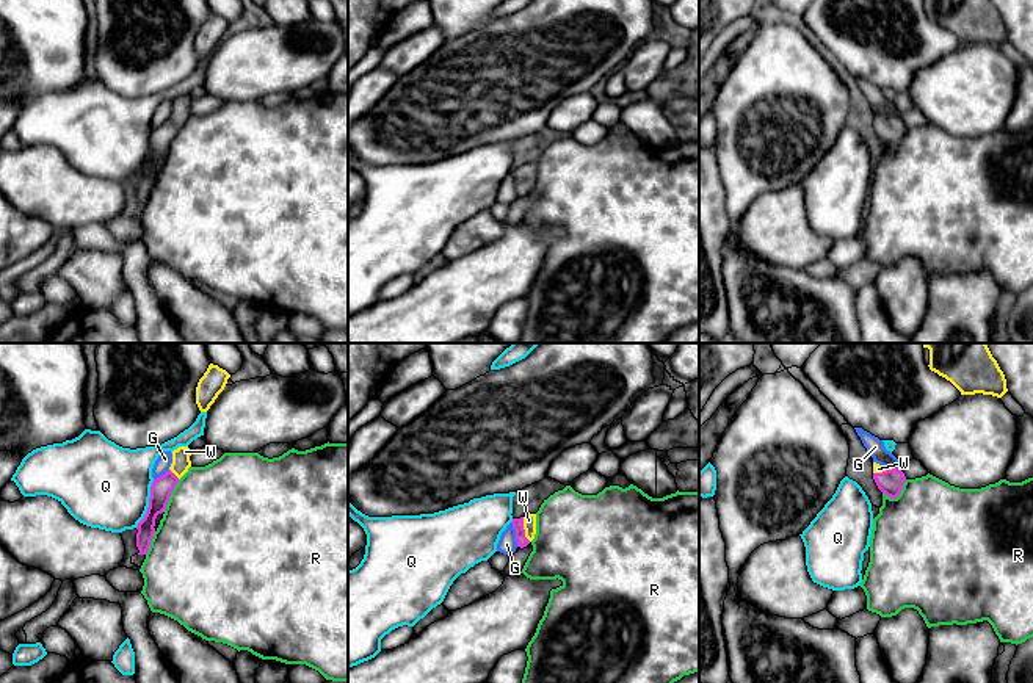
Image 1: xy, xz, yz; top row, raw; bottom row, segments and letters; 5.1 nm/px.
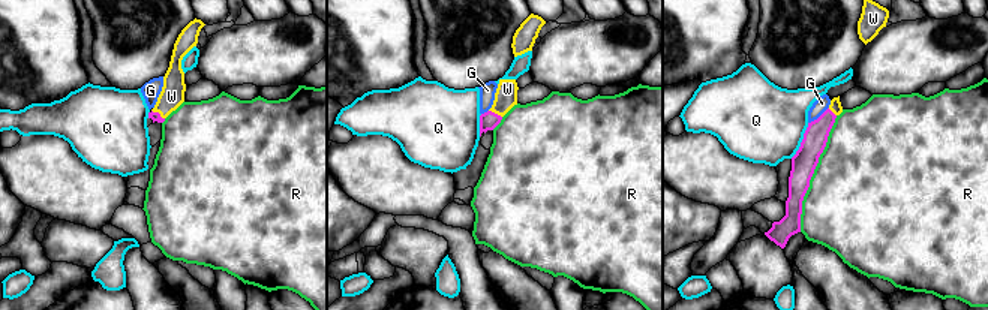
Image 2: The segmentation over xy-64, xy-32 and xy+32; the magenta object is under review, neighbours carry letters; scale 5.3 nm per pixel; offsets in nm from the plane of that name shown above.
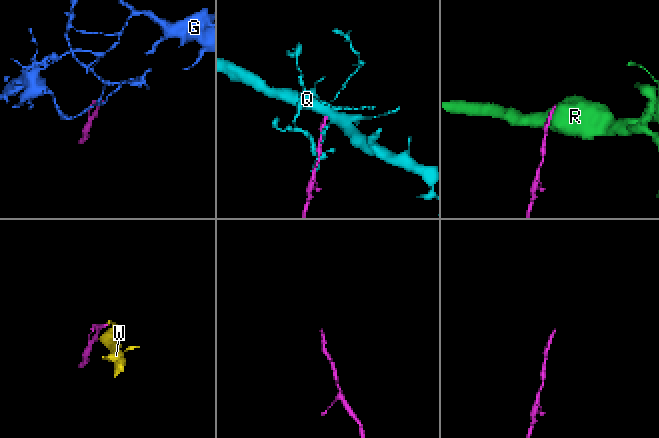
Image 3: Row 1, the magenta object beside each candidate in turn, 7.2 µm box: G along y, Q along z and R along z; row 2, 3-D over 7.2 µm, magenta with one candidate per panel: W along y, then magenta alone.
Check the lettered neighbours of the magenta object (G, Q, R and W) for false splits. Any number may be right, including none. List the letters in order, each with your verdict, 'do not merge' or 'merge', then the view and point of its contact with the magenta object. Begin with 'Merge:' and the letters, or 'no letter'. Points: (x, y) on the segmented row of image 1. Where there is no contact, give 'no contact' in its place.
Merge: W
G: do not merge | xz (516, 534)
Q: do not merge | xy (149, 503)
R: do not merge | xy (170, 495)
W: merge | xz (524, 530)

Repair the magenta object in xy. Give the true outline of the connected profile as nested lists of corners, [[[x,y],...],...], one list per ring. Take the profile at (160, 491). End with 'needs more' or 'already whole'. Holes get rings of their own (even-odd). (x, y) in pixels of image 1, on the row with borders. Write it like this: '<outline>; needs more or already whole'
[[[179,446],[172,451],[172,464],[169,470],[160,478],[154,479],[150,486],[150,498],[149,508],[144,519],[138,523],[136,529],[136,547],[140,550],[138,555],[146,555],[150,540],[155,533],[155,519],[158,514],[165,512],[166,504],[169,501],[171,492],[177,486],[179,479],[188,472],[191,467],[191,450],[188,446]]]; needs more

